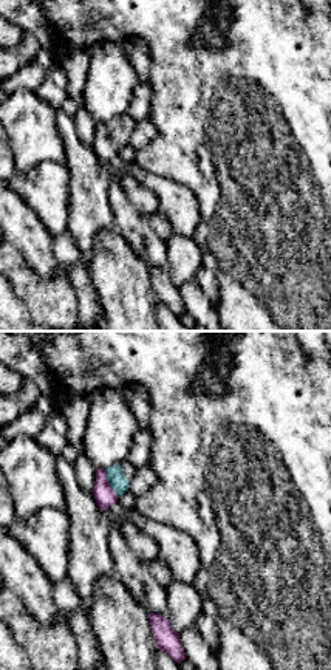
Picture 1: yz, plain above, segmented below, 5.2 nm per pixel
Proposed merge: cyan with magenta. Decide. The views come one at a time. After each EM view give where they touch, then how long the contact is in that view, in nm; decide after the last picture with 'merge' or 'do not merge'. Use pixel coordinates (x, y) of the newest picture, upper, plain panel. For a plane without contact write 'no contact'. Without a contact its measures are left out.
contact (109, 135); length 160 nm

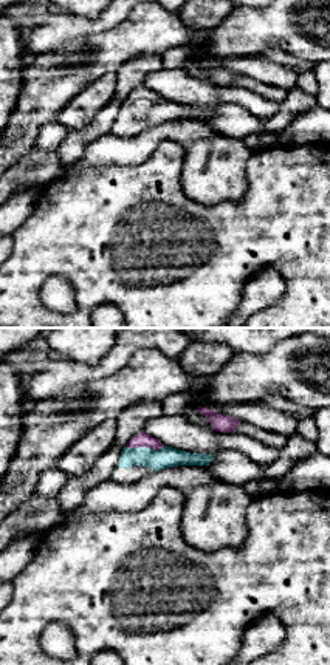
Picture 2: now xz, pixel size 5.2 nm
contact (146, 101); length 200 nm

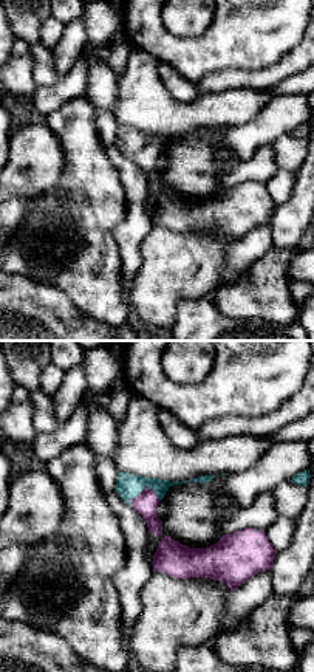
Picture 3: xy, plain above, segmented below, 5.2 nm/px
contact (146, 138); length 160 nm

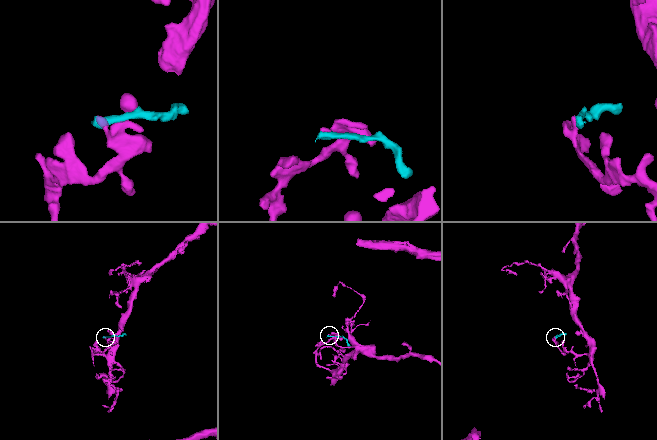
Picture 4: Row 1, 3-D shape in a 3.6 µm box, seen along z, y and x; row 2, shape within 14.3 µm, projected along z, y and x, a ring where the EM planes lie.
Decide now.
merge

